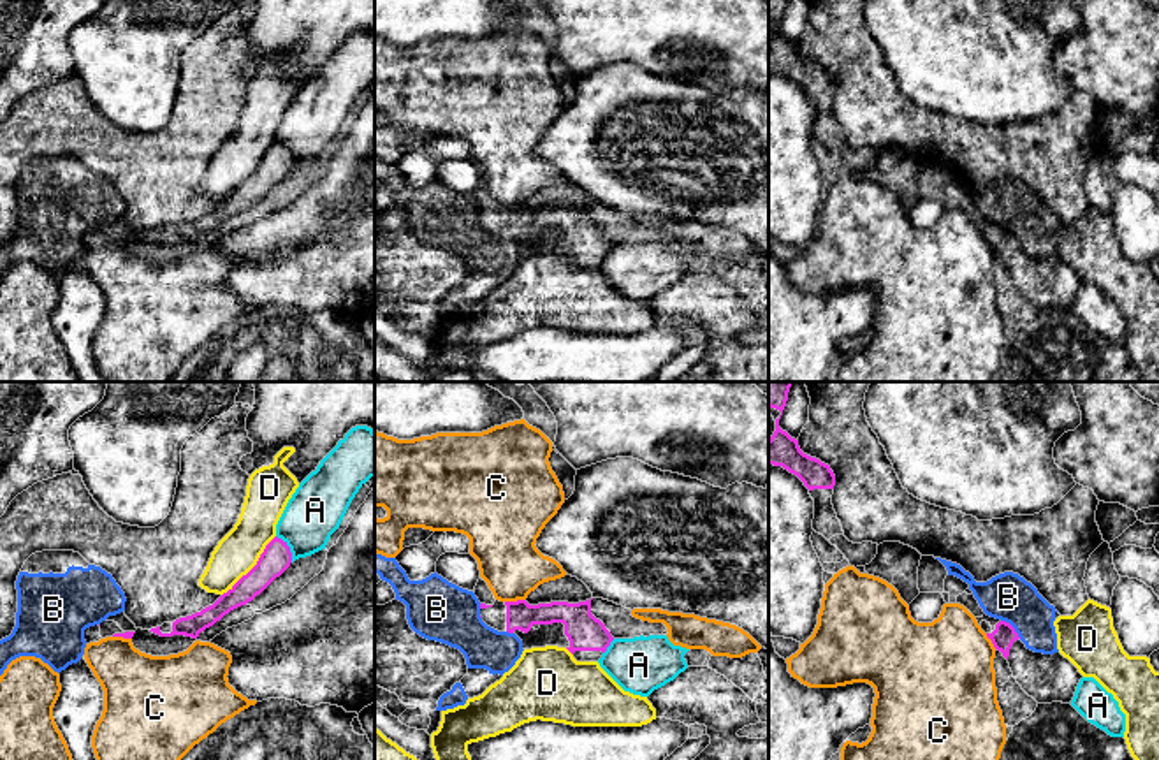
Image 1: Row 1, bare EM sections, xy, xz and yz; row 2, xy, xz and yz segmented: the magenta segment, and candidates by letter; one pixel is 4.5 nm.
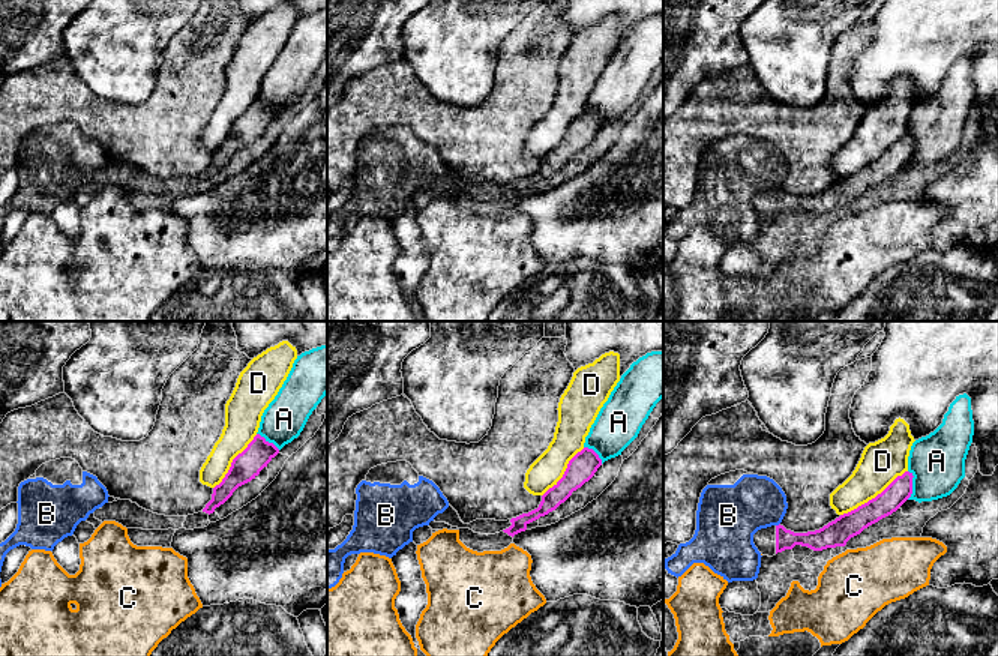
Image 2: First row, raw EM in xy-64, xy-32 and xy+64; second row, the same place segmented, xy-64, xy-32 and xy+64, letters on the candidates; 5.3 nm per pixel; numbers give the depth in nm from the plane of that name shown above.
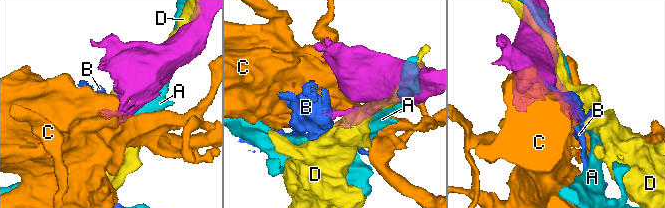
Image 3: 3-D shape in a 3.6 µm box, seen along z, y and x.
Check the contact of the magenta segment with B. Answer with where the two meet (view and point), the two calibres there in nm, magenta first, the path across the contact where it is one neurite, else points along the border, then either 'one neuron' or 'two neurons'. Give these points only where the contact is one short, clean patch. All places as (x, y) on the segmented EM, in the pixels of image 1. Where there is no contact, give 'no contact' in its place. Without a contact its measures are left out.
meets magenta in yz at (1012, 627); 110 nm thick on the magenta side, 220 nm on the other; border along yz (1001, 620), (1020, 637); two neurons

